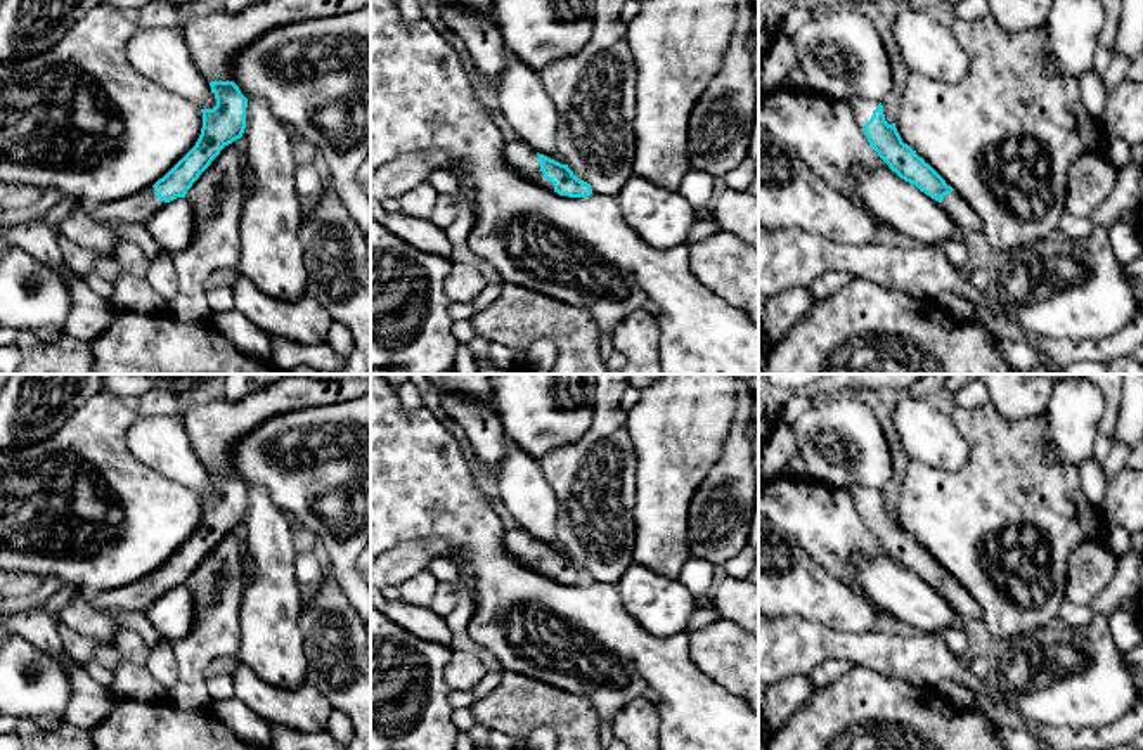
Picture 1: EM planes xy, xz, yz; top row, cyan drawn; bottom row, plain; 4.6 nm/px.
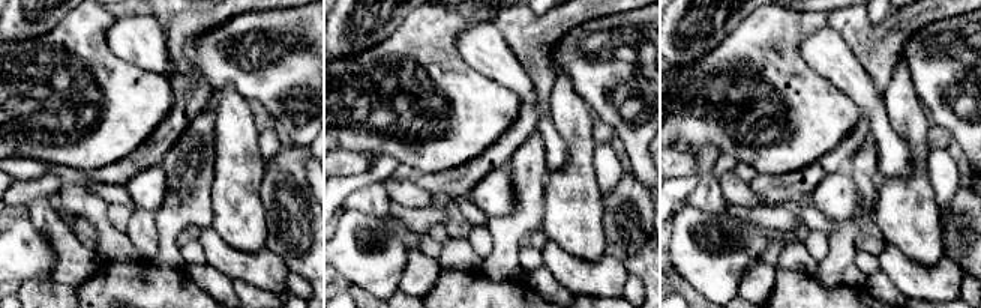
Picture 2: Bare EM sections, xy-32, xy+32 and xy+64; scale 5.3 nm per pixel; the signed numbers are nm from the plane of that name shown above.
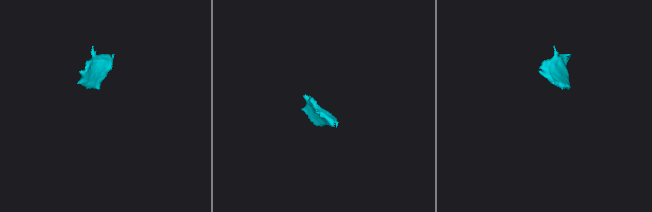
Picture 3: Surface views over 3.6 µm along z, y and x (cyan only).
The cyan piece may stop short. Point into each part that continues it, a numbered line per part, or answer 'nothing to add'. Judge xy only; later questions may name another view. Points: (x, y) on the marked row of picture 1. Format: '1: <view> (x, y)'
1: xy (213, 40)
2: xy (135, 210)

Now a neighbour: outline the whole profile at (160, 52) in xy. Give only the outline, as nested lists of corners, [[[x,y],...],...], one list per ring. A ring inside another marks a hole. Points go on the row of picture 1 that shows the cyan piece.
[[[178,26],[139,28],[126,43],[126,59],[140,74],[194,106],[216,106],[215,94],[196,68]]]

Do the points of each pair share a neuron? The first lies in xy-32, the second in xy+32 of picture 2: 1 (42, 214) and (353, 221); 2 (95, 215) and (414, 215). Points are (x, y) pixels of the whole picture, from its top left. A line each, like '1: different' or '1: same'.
1: different
2: different

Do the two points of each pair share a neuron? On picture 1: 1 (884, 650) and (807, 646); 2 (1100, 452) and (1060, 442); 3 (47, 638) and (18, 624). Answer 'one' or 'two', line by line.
1: one
2: two
3: one

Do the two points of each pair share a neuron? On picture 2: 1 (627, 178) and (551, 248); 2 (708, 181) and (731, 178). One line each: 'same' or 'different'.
1: different
2: different

